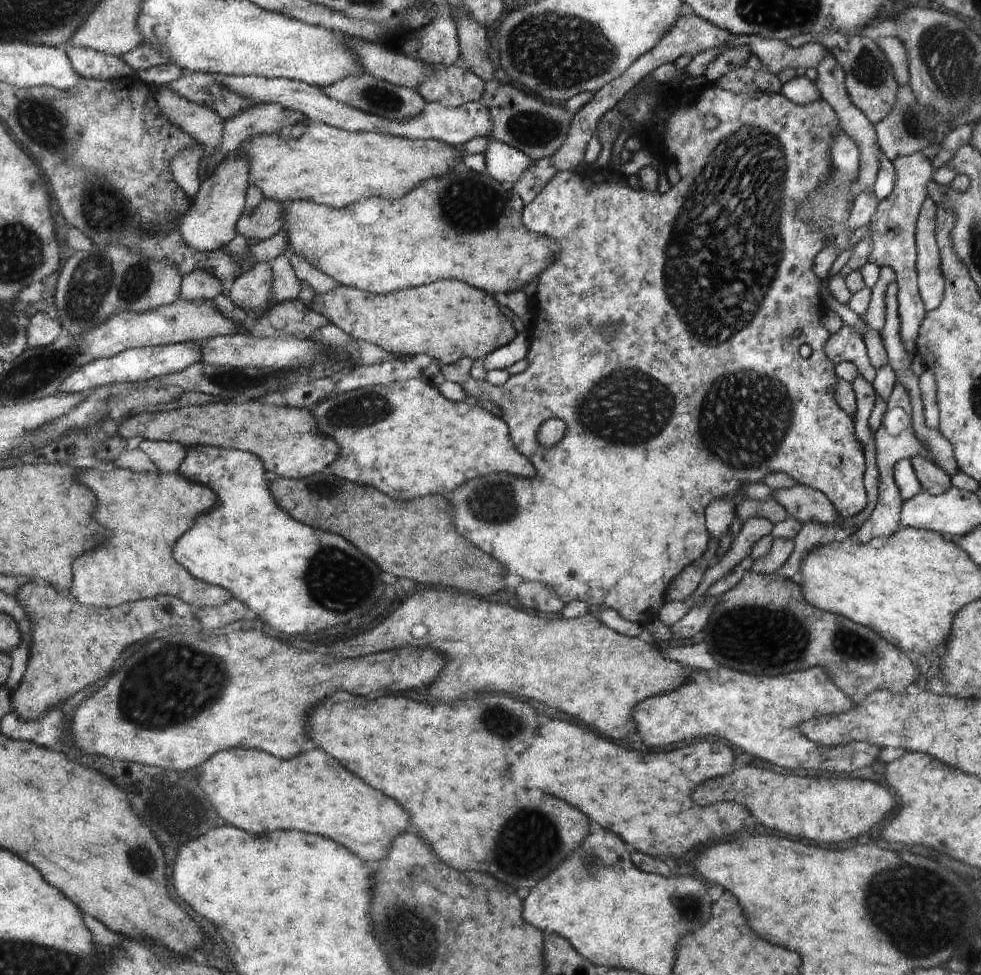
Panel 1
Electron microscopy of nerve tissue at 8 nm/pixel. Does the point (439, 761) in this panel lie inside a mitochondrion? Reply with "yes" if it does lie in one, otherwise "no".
no

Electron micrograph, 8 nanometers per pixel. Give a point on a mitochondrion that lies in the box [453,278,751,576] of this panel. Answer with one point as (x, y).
(612, 397)

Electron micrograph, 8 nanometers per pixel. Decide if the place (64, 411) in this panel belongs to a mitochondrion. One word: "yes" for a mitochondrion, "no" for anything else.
no

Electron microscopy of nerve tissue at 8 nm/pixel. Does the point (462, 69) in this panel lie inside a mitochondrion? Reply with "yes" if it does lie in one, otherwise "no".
no

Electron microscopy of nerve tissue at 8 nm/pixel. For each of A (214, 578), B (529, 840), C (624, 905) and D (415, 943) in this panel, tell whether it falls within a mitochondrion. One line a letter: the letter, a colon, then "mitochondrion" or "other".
A: other
B: mitochondrion
C: other
D: mitochondrion

